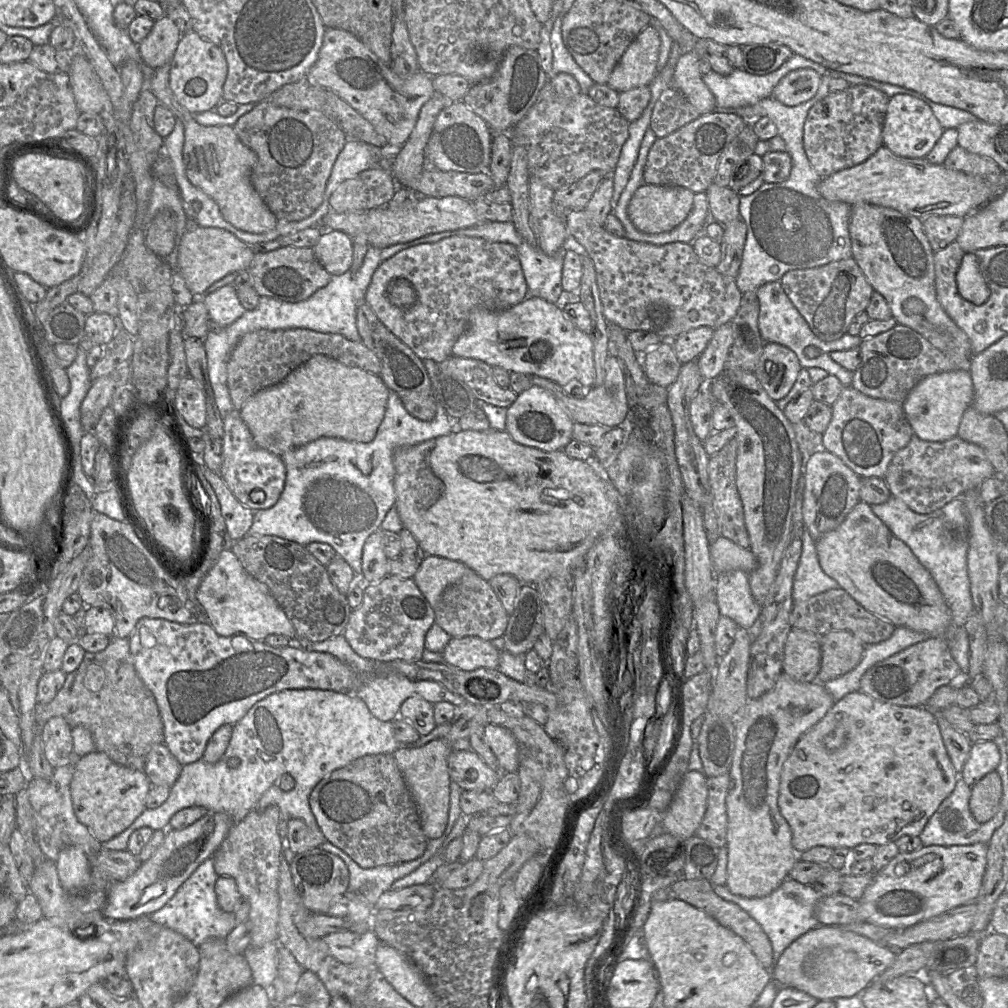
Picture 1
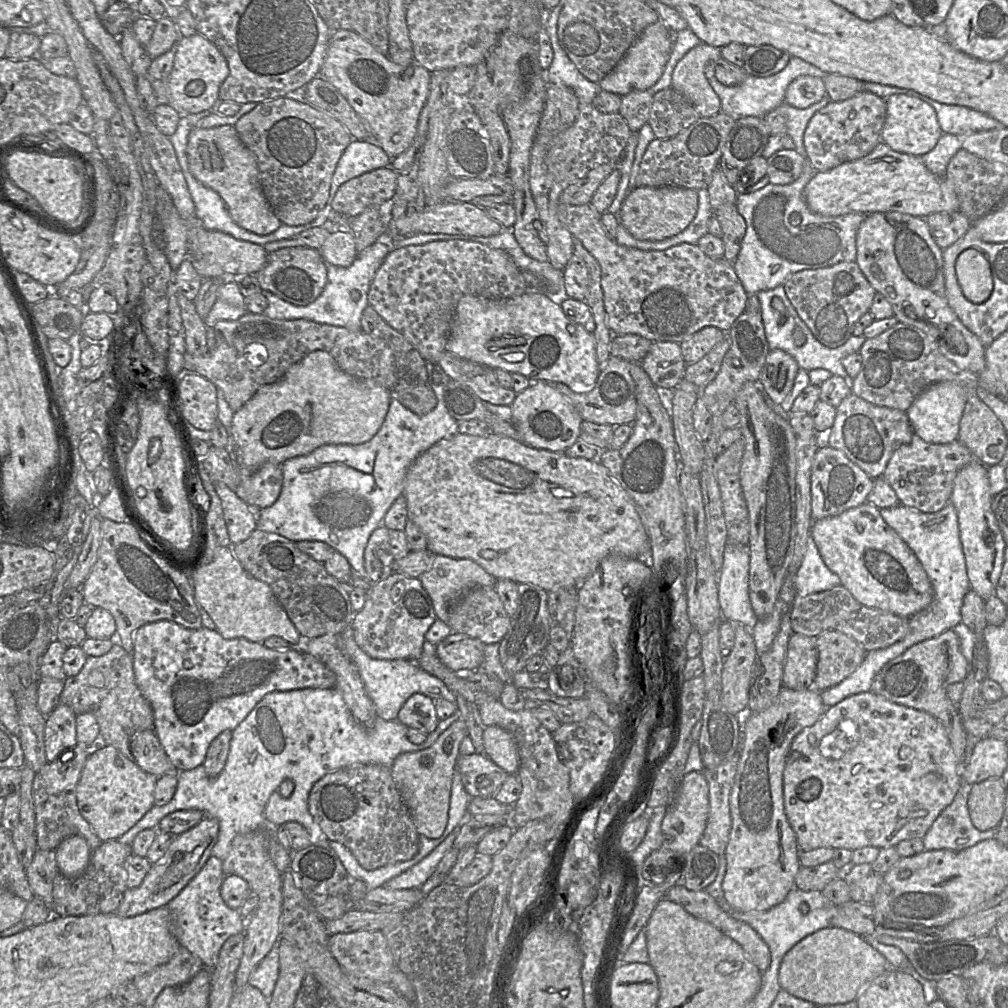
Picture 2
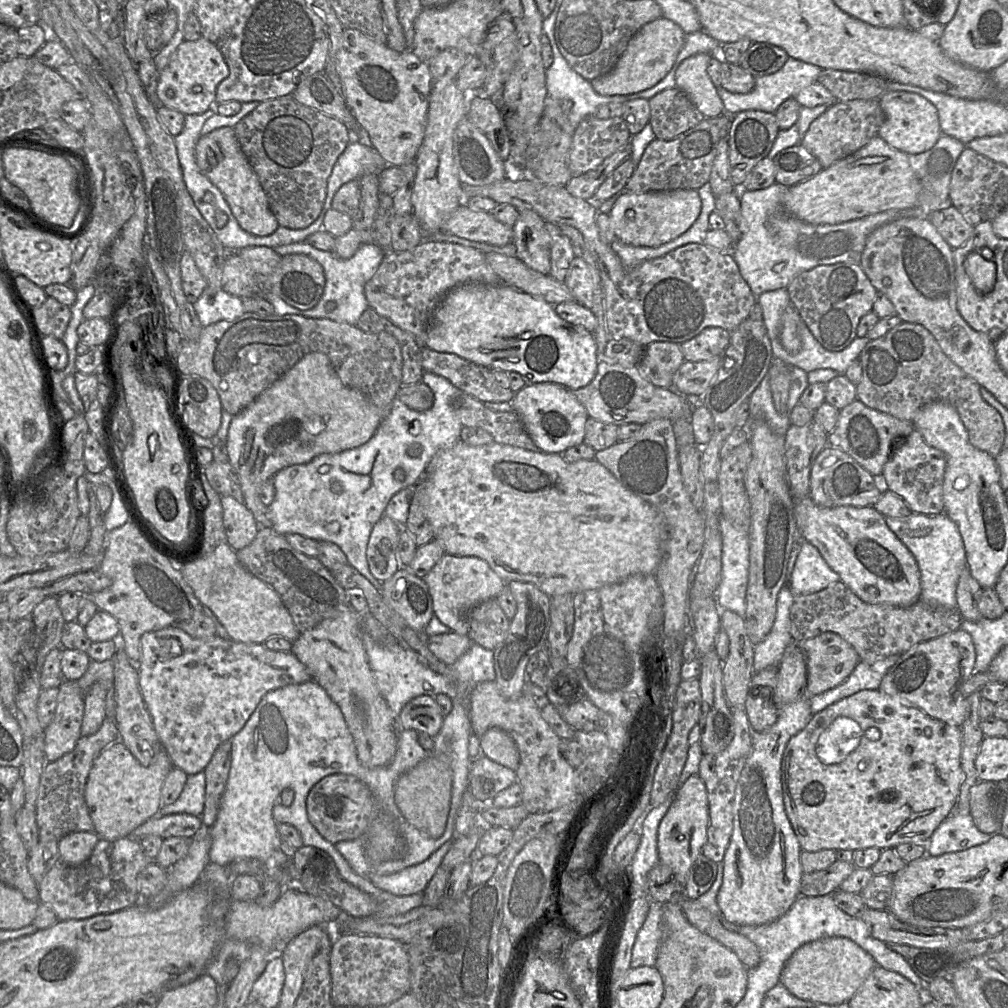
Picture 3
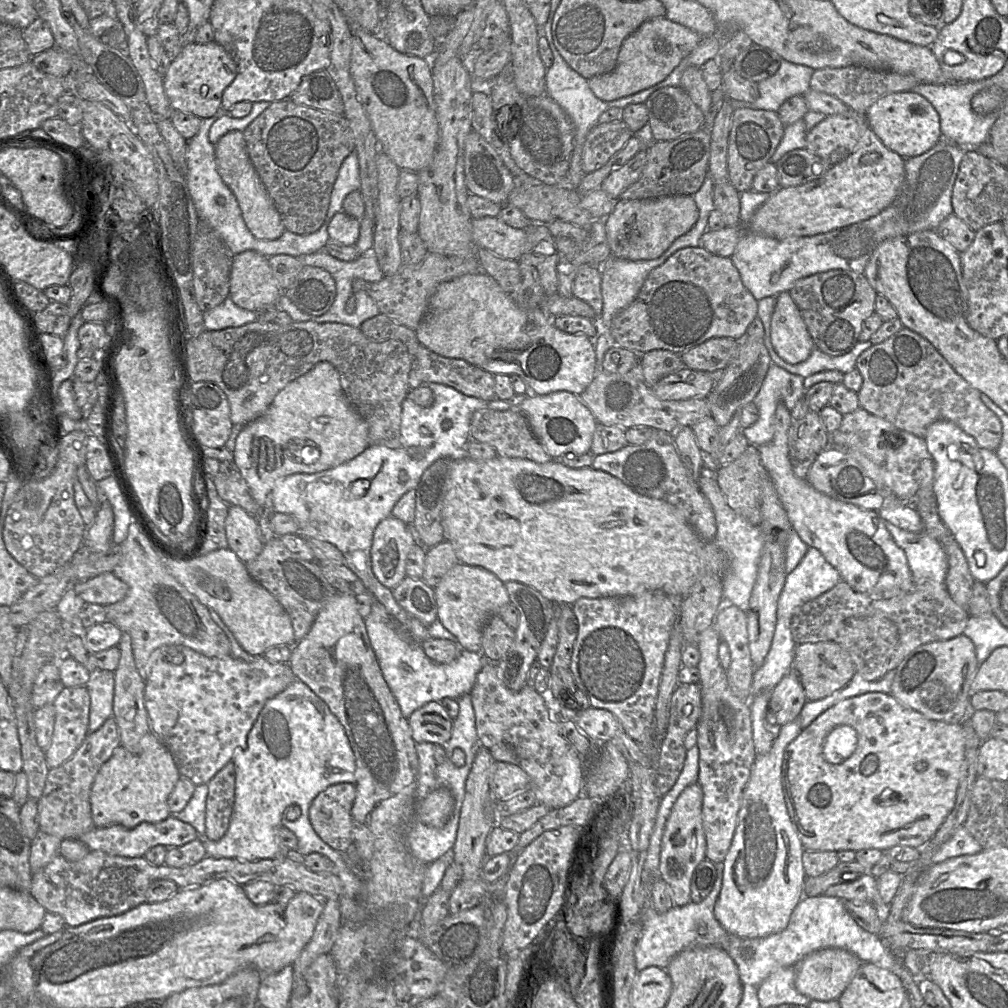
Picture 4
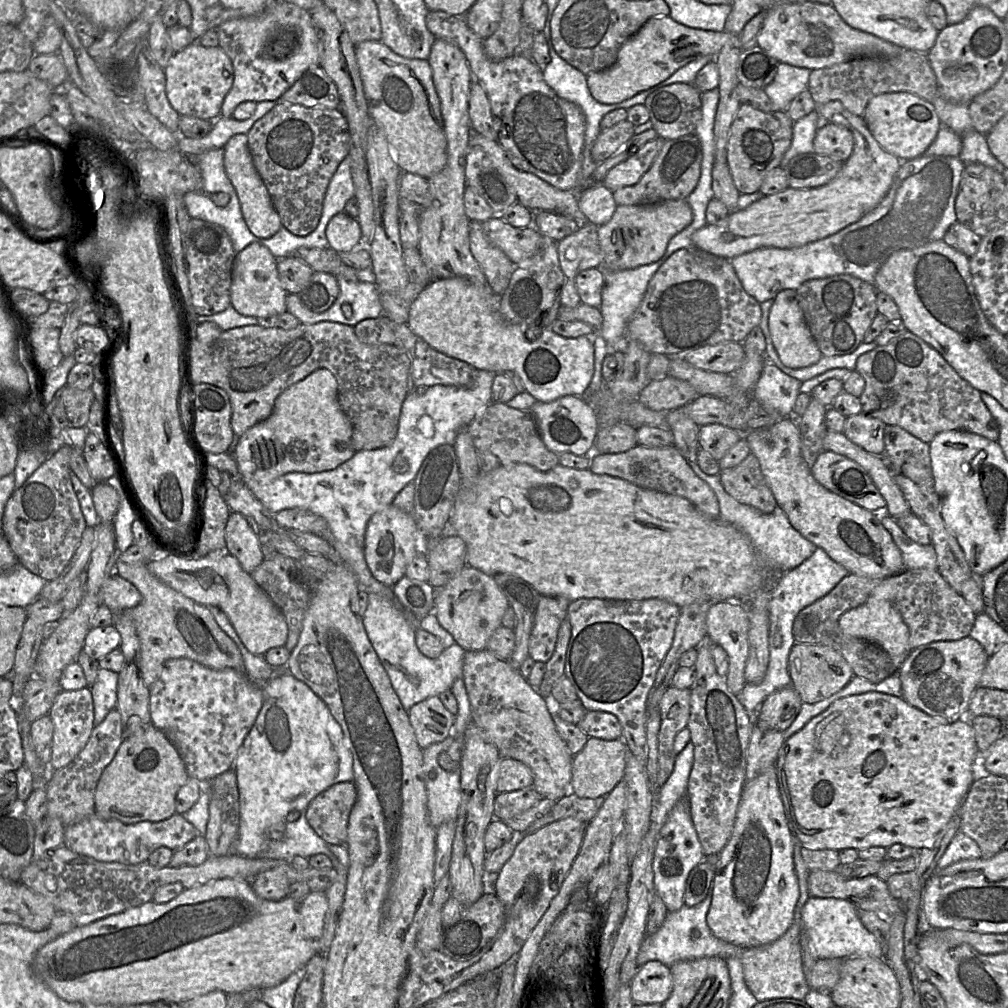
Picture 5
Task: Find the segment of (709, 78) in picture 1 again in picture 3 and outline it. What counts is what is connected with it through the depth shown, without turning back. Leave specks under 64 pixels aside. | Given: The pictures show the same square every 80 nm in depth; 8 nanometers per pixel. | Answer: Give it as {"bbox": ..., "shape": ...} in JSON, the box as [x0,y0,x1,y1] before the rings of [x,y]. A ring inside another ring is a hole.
{"bbox":[713,58,822,116],"shape":[[[794,58],[786,61],[784,66],[776,73],[755,79],[755,87],[747,94],[734,94],[724,89],[721,84],[713,85],[723,102],[724,113],[734,116],[747,110],[759,110],[774,113],[787,99],[794,98],[802,89],[817,82],[822,69],[816,65],[805,63]]]}

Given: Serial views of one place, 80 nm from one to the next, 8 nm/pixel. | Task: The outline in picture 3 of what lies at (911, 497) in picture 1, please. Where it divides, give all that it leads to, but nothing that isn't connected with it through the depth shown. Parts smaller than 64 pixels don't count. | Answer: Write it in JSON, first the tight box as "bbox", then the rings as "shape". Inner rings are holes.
{"bbox":[882,430,946,515],"shape":[[[913,430],[905,444],[896,447],[886,462],[882,477],[889,490],[901,497],[912,513],[936,515],[943,512],[943,481],[946,469],[946,455],[929,446],[921,433]]]}

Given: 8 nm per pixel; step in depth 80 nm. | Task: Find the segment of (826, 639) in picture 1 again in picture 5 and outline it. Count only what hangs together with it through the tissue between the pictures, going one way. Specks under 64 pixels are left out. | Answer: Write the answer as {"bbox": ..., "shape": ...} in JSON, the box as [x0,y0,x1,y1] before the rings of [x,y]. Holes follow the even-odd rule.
{"bbox":[788,643,854,703],"shape":[[[795,643],[788,657],[788,671],[791,685],[803,703],[820,702],[843,689],[853,678],[854,673],[845,658],[834,649],[815,644]]]}

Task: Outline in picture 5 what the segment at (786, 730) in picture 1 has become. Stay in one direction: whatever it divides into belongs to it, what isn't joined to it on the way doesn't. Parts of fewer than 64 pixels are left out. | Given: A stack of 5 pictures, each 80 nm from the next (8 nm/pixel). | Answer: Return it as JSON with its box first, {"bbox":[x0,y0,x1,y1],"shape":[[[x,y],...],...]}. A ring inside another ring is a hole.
{"bbox":[706,765,800,947],"shape":[[[773,765],[744,785],[732,835],[719,853],[712,882],[712,902],[706,922],[713,935],[738,947],[771,944],[780,939],[795,921],[800,889],[793,862],[794,834],[784,811],[777,770]]]}

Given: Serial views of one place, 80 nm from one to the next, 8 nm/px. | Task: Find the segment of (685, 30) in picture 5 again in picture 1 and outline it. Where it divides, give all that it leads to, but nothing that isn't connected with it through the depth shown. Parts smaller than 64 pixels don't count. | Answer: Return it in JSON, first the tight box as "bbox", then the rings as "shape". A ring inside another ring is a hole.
{"bbox":[607,27,660,93],"shape":[[[646,27],[627,48],[607,85],[618,93],[649,86],[657,74],[660,44],[657,29]]]}

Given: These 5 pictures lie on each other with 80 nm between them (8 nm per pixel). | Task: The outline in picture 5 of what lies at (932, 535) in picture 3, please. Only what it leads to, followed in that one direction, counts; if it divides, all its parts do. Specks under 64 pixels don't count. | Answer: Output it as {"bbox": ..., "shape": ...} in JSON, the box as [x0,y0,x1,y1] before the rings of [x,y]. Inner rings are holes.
{"bbox":[880,515,937,569],"shape":[[[884,515],[880,519],[901,552],[905,569],[937,569],[937,557],[932,544],[920,545],[907,537],[895,519]]]}

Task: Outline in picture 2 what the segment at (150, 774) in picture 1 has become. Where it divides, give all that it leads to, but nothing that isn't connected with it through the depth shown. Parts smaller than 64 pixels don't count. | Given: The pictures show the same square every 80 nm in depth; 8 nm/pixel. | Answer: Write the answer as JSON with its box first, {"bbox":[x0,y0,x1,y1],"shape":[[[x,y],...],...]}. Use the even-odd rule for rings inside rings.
{"bbox":[130,729,176,777],"shape":[[[154,729],[134,732],[130,736],[132,759],[145,772],[161,777],[176,771]]]}

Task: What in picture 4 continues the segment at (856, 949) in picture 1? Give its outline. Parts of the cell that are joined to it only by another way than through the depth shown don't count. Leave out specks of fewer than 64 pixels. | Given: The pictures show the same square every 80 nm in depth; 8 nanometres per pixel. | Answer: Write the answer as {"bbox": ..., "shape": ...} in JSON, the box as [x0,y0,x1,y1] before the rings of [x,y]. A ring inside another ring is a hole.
{"bbox":[795,948,862,1000],"shape":[[[826,948],[813,952],[798,962],[796,967],[795,988],[810,1000],[838,1000],[847,988],[862,962],[853,953],[839,948]]]}

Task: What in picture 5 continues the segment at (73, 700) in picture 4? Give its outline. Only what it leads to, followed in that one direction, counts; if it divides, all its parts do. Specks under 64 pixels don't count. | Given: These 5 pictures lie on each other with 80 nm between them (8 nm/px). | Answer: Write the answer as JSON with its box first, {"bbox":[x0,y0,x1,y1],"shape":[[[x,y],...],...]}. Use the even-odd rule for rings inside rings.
{"bbox":[49,687,94,770],"shape":[[[88,687],[79,690],[62,690],[56,697],[49,716],[53,722],[50,770],[57,770],[72,762],[87,744],[94,729],[94,706]]]}

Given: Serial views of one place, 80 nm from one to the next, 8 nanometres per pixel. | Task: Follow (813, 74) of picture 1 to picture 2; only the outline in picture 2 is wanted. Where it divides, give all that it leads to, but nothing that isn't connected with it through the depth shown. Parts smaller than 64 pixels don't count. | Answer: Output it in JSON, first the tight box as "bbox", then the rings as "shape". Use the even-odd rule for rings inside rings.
{"bbox":[785,76,827,109],"shape":[[[799,76],[787,87],[785,103],[798,109],[806,109],[819,102],[827,91],[821,78]]]}

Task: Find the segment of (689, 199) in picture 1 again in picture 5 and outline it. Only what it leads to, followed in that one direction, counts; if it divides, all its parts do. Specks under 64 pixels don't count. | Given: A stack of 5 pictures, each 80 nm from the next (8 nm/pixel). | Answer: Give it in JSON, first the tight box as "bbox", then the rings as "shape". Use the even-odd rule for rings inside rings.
{"bbox":[598,200,693,271],"shape":[[[667,200],[652,205],[616,206],[611,219],[598,226],[598,241],[603,253],[602,269],[623,271],[657,262],[669,241],[691,224],[693,212],[686,200]]]}

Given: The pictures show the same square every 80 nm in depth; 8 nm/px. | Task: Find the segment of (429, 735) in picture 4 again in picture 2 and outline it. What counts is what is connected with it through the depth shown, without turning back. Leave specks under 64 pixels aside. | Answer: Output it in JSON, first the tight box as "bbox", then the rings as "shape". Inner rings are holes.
{"bbox":[397,694,440,735],"shape":[[[423,694],[412,695],[402,705],[397,721],[425,735],[431,734],[440,721],[436,714],[435,700]]]}

